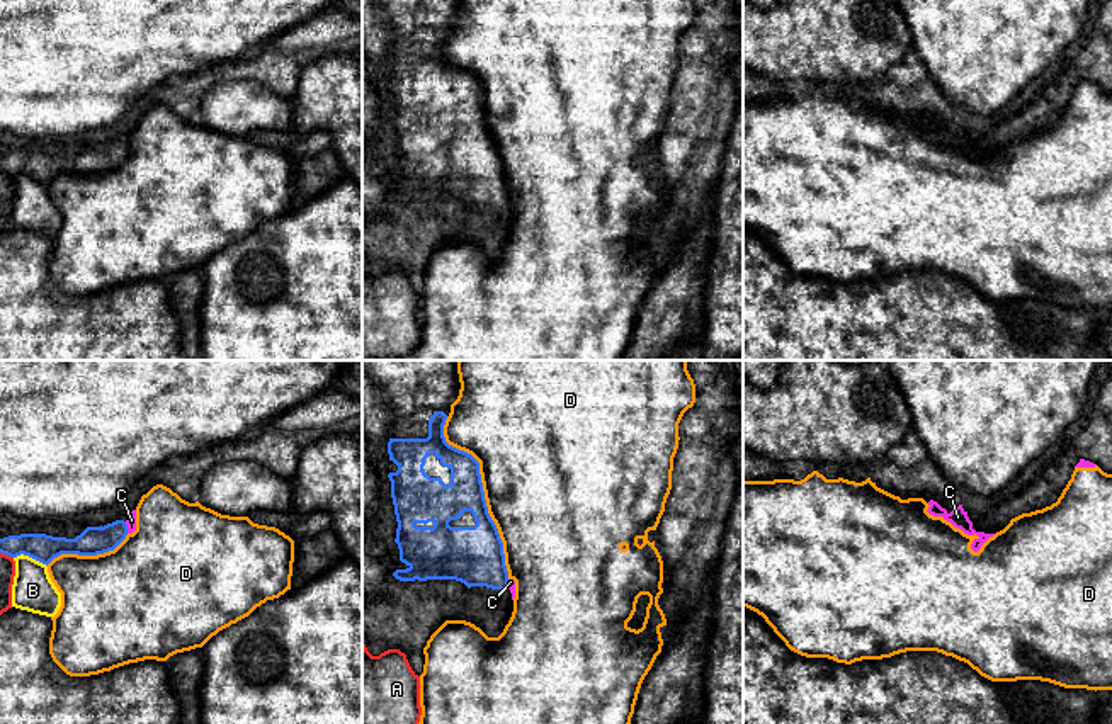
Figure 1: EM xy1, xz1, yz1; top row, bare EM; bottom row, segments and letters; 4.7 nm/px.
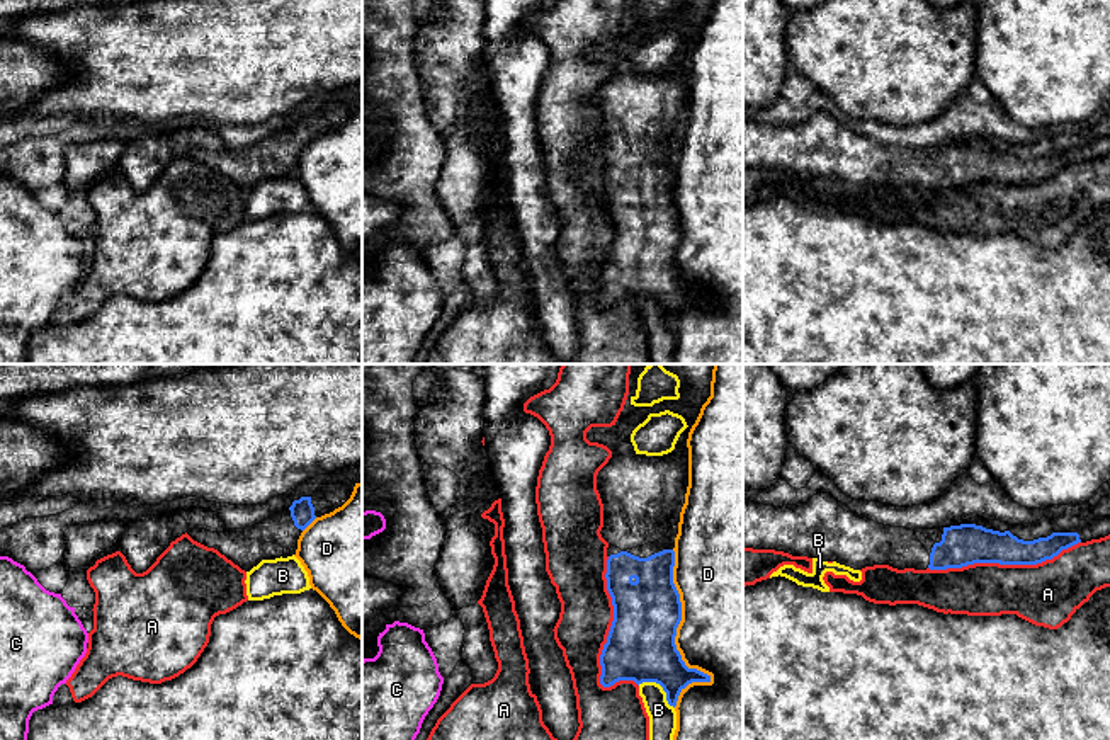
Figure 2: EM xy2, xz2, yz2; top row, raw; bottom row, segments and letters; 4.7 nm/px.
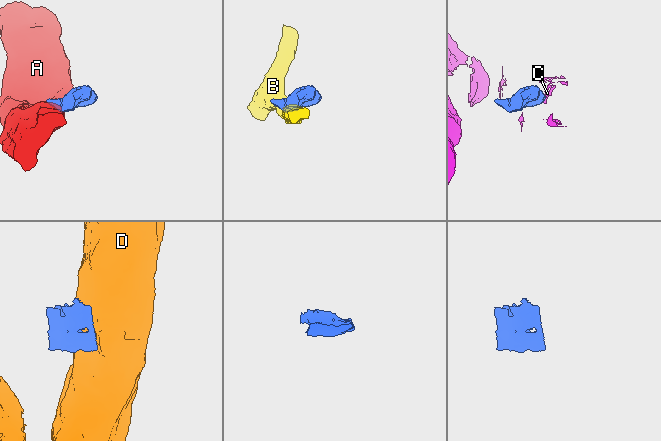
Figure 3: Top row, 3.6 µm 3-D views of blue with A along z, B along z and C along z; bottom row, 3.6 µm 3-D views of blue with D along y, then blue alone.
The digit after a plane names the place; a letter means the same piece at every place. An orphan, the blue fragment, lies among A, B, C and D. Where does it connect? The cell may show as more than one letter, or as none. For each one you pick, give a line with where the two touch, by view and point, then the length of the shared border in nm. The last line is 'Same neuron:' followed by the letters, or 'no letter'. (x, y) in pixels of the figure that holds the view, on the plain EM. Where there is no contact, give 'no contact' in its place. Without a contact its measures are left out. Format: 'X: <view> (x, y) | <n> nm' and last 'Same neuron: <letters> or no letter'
Same neuron: no letter

